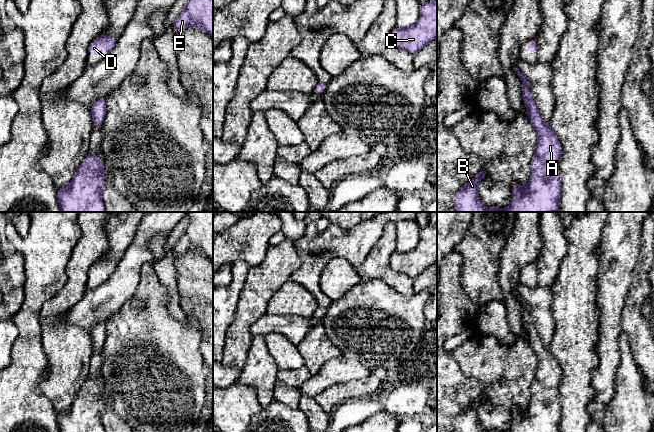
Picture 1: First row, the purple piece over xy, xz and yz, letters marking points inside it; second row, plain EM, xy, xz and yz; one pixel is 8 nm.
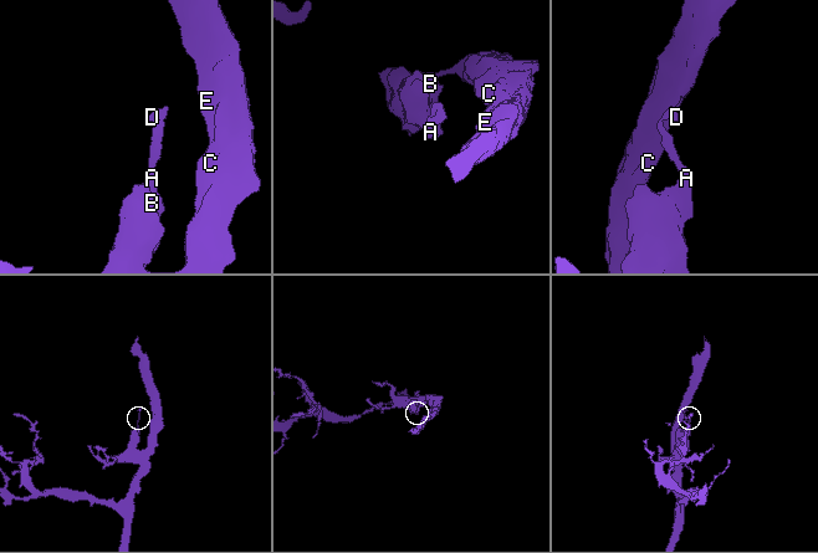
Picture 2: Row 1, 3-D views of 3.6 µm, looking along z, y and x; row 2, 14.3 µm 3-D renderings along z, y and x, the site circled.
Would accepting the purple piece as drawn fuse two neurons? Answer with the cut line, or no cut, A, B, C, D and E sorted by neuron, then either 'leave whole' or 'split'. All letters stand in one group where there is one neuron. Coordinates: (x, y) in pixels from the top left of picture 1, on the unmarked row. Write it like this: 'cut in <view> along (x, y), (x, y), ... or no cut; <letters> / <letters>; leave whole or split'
no cut; A B C D E; leave whole

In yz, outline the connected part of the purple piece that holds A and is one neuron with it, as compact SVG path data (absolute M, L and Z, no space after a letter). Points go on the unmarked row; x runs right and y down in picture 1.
M514 292L522 308L522 320L528 343L538 359L537 372L530 387L530 402L526 411L512 407L512 425L506 432L559 432L561 406L558 388L562 369L548 348L545 348L533 325L526 301Z

